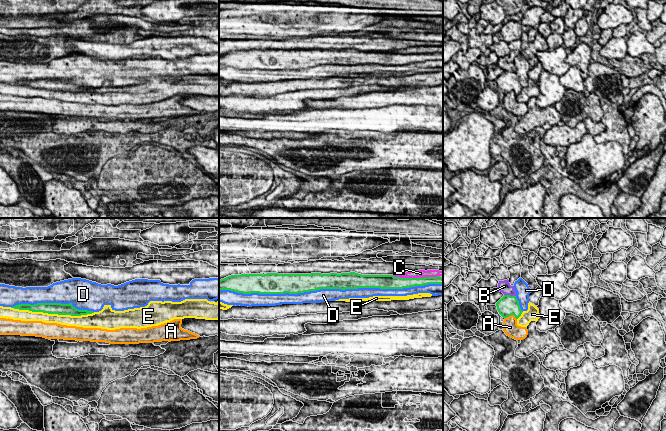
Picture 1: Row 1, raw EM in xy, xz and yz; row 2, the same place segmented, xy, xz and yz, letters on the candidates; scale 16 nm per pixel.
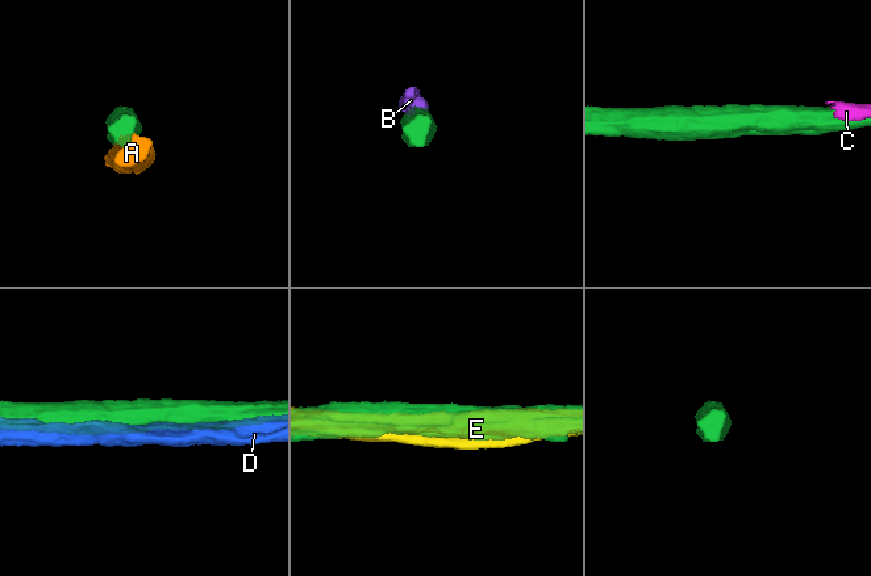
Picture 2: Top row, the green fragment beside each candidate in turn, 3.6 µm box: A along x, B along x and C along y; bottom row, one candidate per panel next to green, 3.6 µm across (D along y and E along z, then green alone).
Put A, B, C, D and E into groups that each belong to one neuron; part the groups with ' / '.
A / B C / D / E

